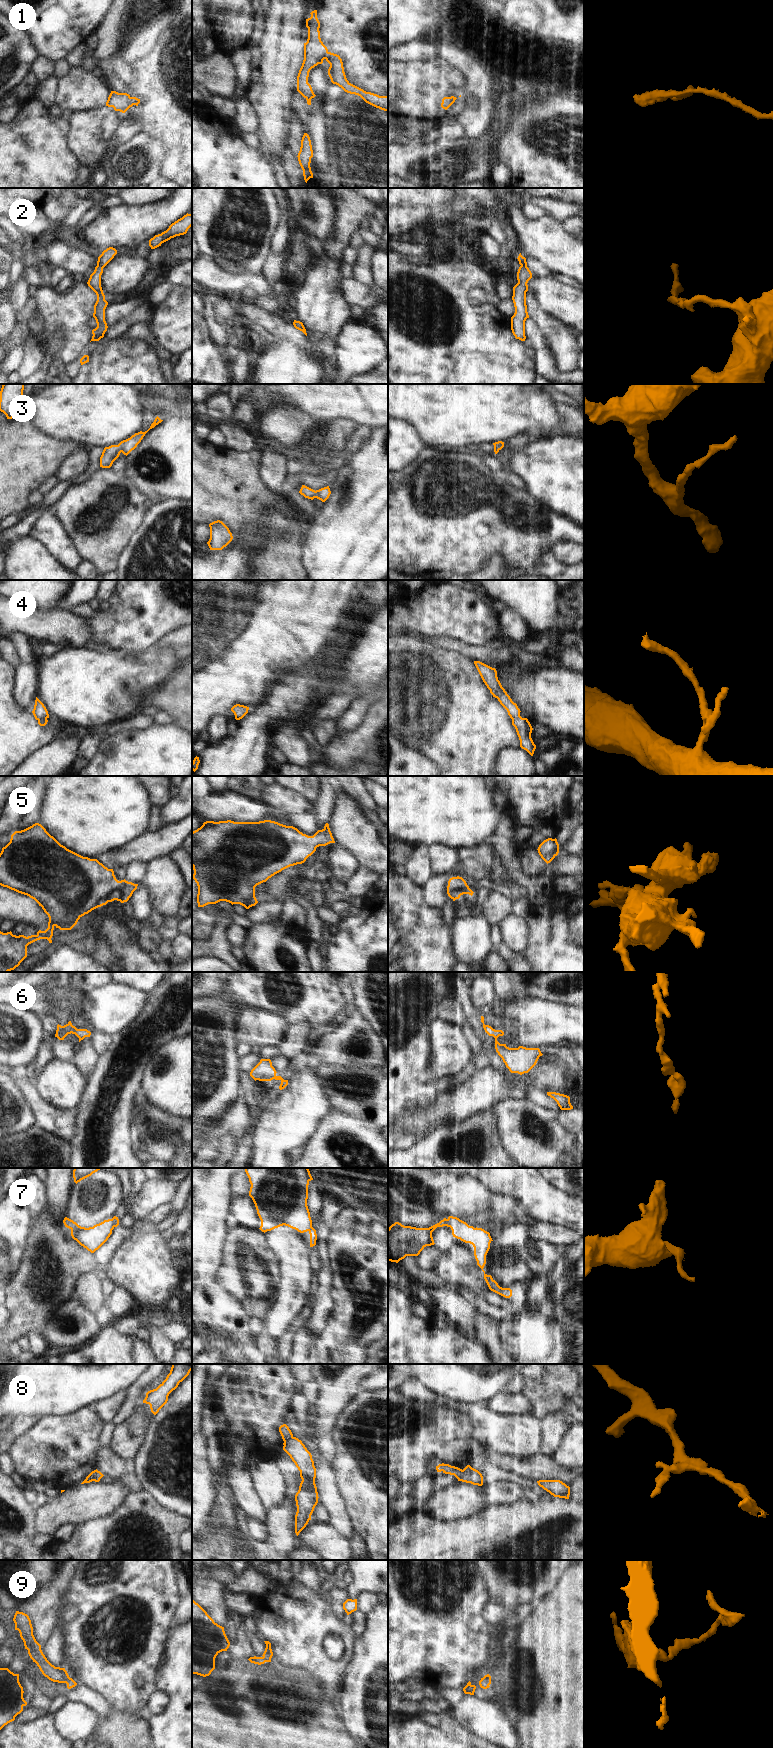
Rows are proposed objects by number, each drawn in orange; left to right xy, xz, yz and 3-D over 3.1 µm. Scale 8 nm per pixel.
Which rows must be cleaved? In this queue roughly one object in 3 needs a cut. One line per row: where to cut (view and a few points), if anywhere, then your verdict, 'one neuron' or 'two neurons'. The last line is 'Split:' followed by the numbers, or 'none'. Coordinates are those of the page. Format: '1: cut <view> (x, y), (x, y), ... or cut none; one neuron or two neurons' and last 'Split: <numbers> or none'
1: cut none; one neuron
2: cut none; one neuron
3: cut none; one neuron
4: cut none; one neuron
5: cut none; one neuron
6: cut none; one neuron
7: cut yz (447, 1219), (449, 1226); two neurons
8: cut xy (95, 1470), (95, 1476), (92, 1480); two neurons
9: cut none; one neuron
Split: 7, 8

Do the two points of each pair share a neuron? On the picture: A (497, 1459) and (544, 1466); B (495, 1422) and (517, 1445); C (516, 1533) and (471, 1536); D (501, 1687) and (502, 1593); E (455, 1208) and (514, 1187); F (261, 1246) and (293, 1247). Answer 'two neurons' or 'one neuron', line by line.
A: one neuron
B: one neuron
C: one neuron
D: two neurons
E: two neurons
F: two neurons

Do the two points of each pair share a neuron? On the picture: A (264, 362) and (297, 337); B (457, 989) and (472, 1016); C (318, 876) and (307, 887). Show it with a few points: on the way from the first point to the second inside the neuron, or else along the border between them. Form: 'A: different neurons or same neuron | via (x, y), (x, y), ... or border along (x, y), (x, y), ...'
A: different neurons | border along (275, 338), (290, 341), (310, 355)
B: same neuron | via (463, 996), (469, 1009)
C: different neurons | border along (310, 871), (315, 892)

